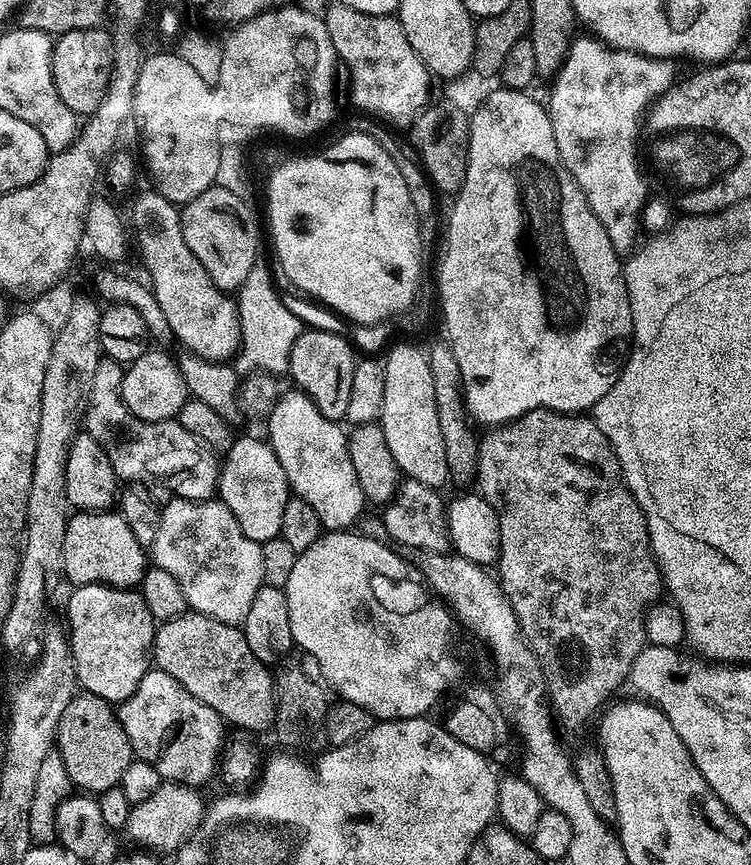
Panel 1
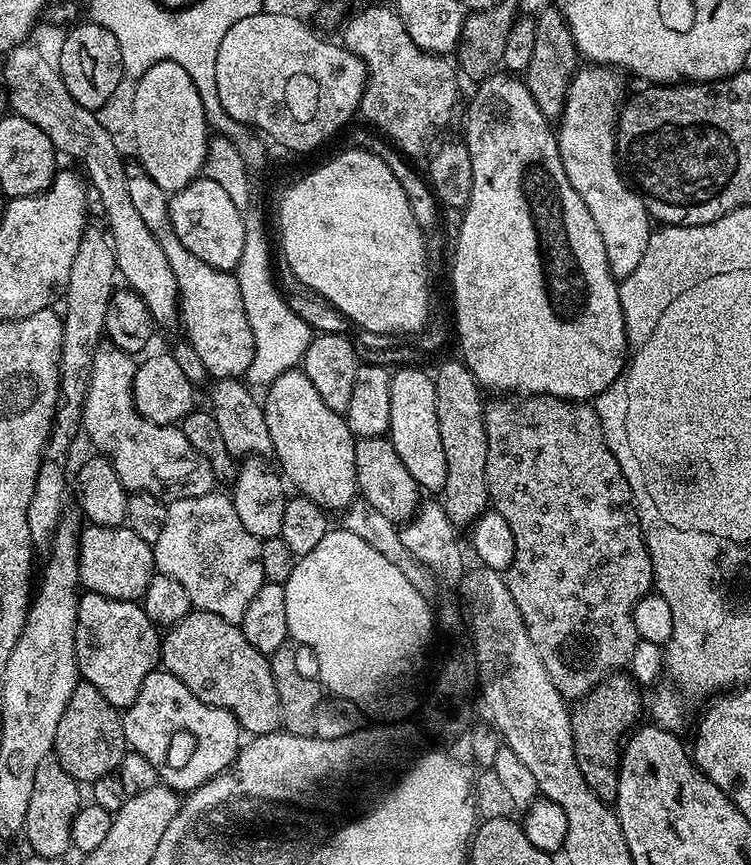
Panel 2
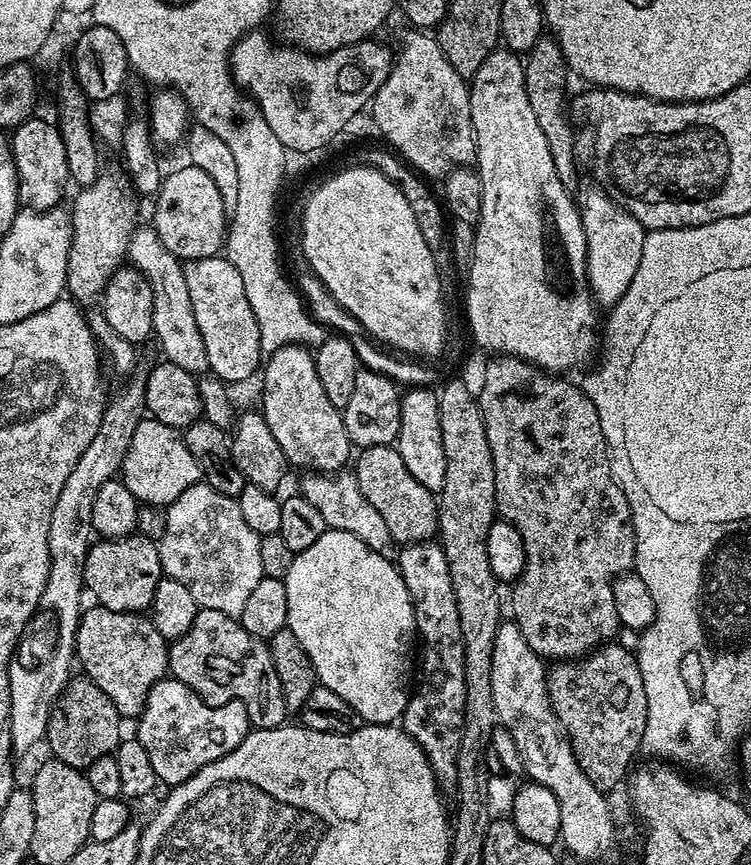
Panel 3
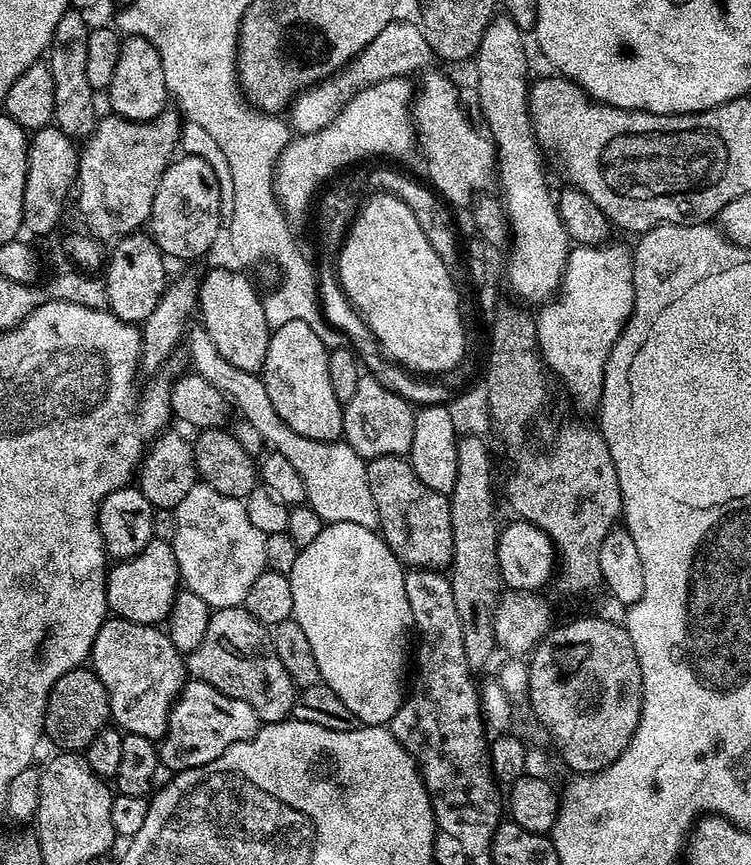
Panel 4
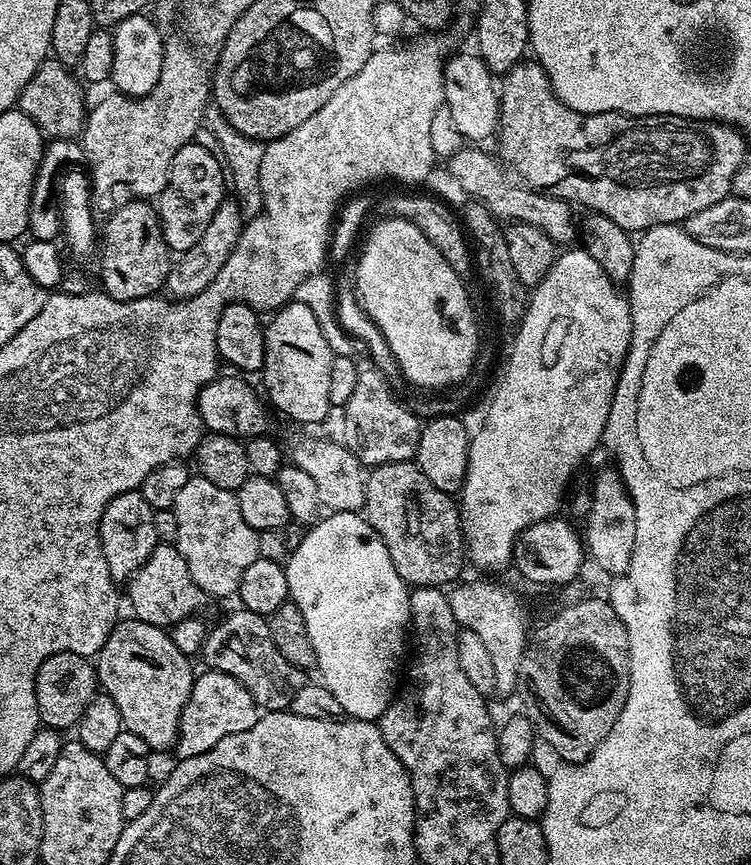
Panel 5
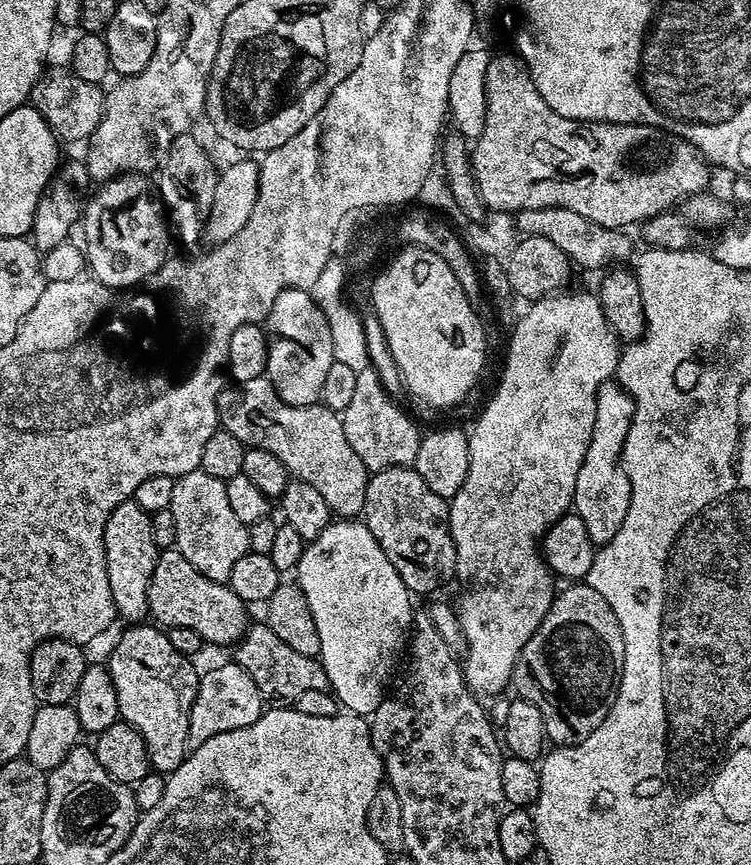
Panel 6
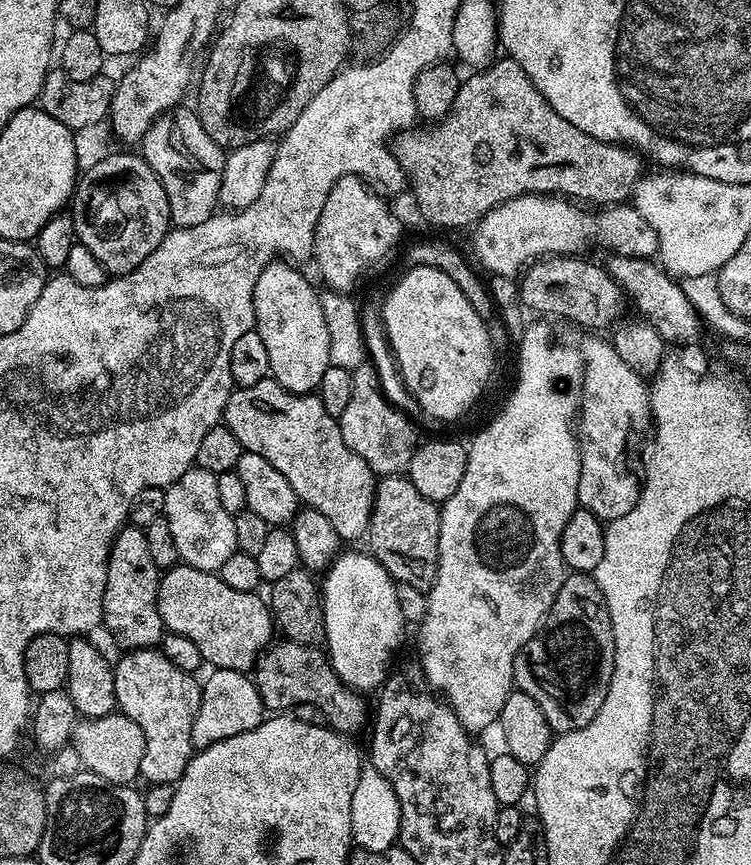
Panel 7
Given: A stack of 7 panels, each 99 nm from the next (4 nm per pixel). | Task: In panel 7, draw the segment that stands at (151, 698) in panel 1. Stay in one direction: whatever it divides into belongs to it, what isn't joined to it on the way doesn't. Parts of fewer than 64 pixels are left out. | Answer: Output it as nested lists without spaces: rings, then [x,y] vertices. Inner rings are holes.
[[[225,668],[209,673],[208,677],[203,677],[200,705],[192,723],[192,747],[196,750],[214,742],[222,742],[222,738],[234,738],[234,734],[246,734],[257,728],[266,718],[266,706],[251,675]]]

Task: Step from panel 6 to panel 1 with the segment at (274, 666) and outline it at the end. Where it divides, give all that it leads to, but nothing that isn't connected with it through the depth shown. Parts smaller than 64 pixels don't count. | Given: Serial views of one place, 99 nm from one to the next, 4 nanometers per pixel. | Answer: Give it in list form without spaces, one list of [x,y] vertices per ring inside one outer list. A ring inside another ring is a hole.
[[[186,611],[178,618],[163,621],[156,629],[156,637],[152,643],[152,660],[161,672],[170,674],[198,702],[210,706],[220,715],[225,725],[234,724],[238,728],[246,728],[250,732],[264,732],[276,722],[276,689],[274,676],[269,665],[254,658],[254,650],[250,650],[250,642],[246,642],[243,631],[237,625],[218,622],[201,612]]]

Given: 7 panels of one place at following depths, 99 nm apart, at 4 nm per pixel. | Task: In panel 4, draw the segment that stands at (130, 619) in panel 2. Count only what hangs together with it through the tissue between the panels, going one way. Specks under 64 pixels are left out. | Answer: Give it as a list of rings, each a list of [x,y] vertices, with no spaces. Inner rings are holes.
[[[109,618],[98,630],[90,668],[108,691],[108,710],[115,727],[153,742],[167,733],[172,709],[186,687],[185,657],[170,642],[167,631],[151,624]]]

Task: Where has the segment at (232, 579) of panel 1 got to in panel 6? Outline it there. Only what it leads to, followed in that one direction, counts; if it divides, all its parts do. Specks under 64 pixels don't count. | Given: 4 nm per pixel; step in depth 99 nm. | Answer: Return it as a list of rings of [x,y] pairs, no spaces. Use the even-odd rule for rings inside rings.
[[[199,470],[175,477],[176,485],[172,495],[172,507],[174,514],[174,526],[176,527],[175,548],[178,549],[206,578],[227,582],[230,572],[234,570],[234,562],[242,558],[250,550],[248,546],[248,528],[238,518],[234,518],[234,509],[230,506],[230,498],[226,496],[225,481],[214,478],[210,474]]]

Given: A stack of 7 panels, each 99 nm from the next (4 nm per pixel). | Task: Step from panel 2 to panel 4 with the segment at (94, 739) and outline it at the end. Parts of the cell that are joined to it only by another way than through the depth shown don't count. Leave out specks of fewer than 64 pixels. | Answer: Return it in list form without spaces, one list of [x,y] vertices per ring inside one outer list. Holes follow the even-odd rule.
[[[87,667],[72,668],[59,676],[48,691],[48,705],[44,708],[44,732],[64,752],[83,753],[94,738],[109,723],[108,691]]]

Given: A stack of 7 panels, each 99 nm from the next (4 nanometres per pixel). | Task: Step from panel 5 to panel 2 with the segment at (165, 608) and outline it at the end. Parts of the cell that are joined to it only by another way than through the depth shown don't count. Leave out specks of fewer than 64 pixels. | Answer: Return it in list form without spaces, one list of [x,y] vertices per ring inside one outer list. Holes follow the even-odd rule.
[[[97,524],[80,533],[80,583],[87,591],[97,592],[115,600],[139,601],[154,575],[156,557],[153,545],[142,542],[134,530],[126,526],[103,528]]]

